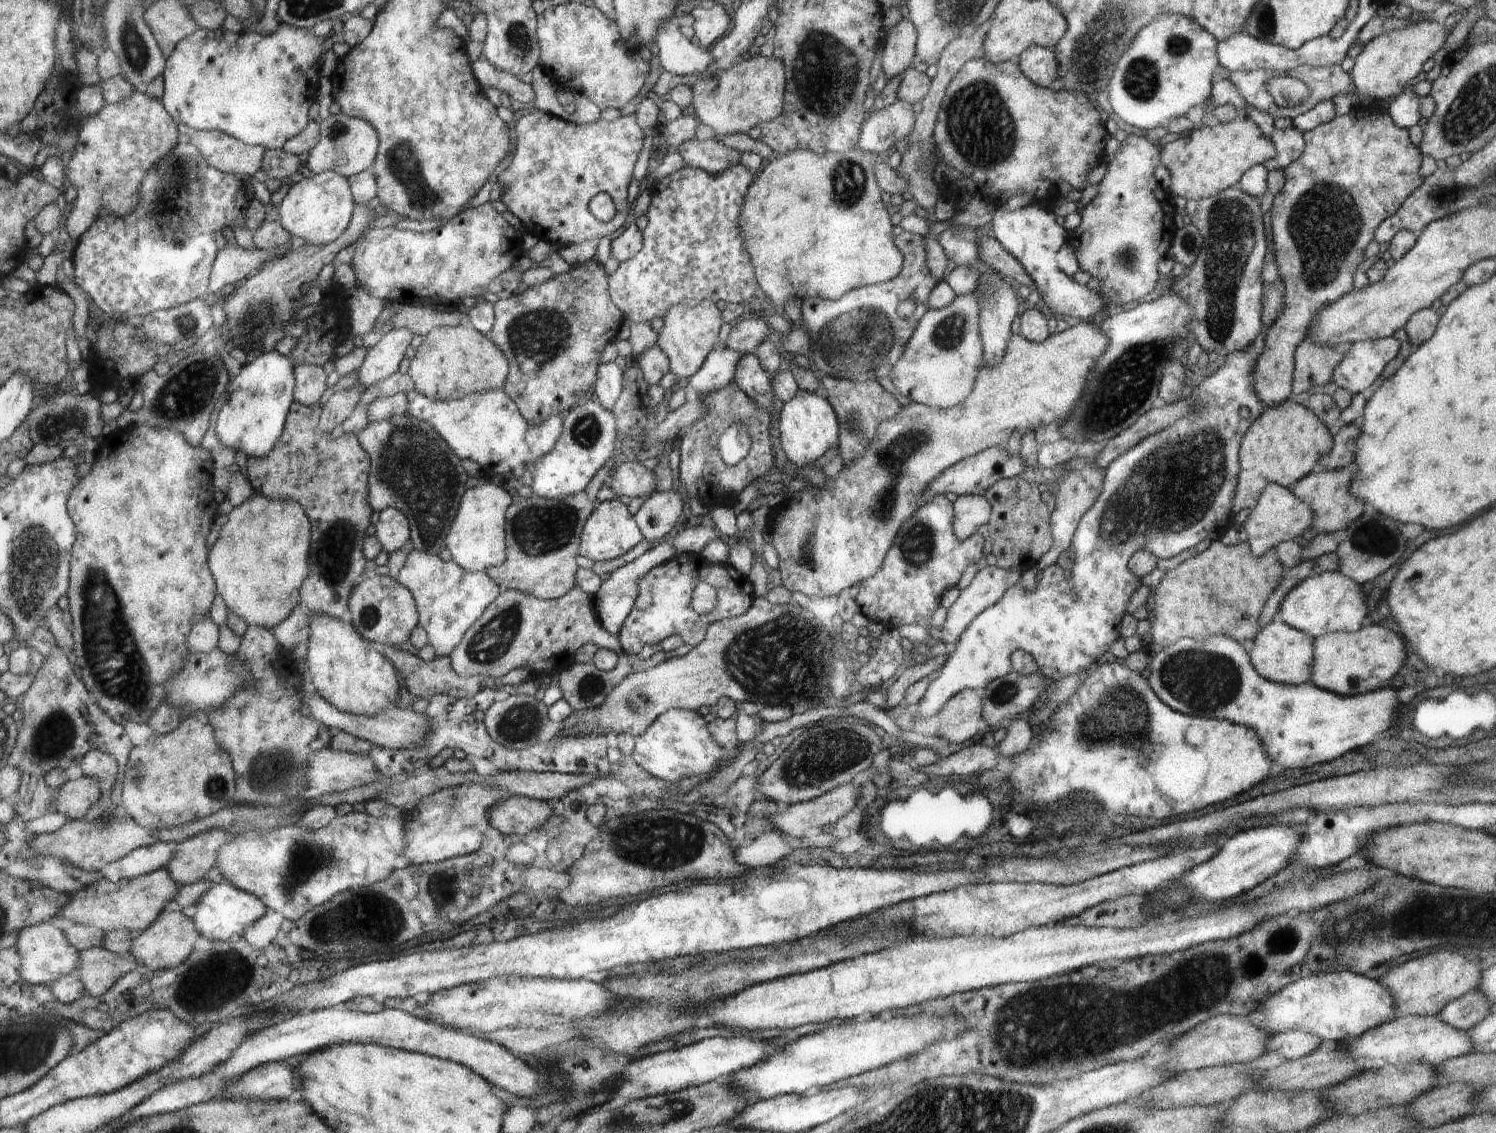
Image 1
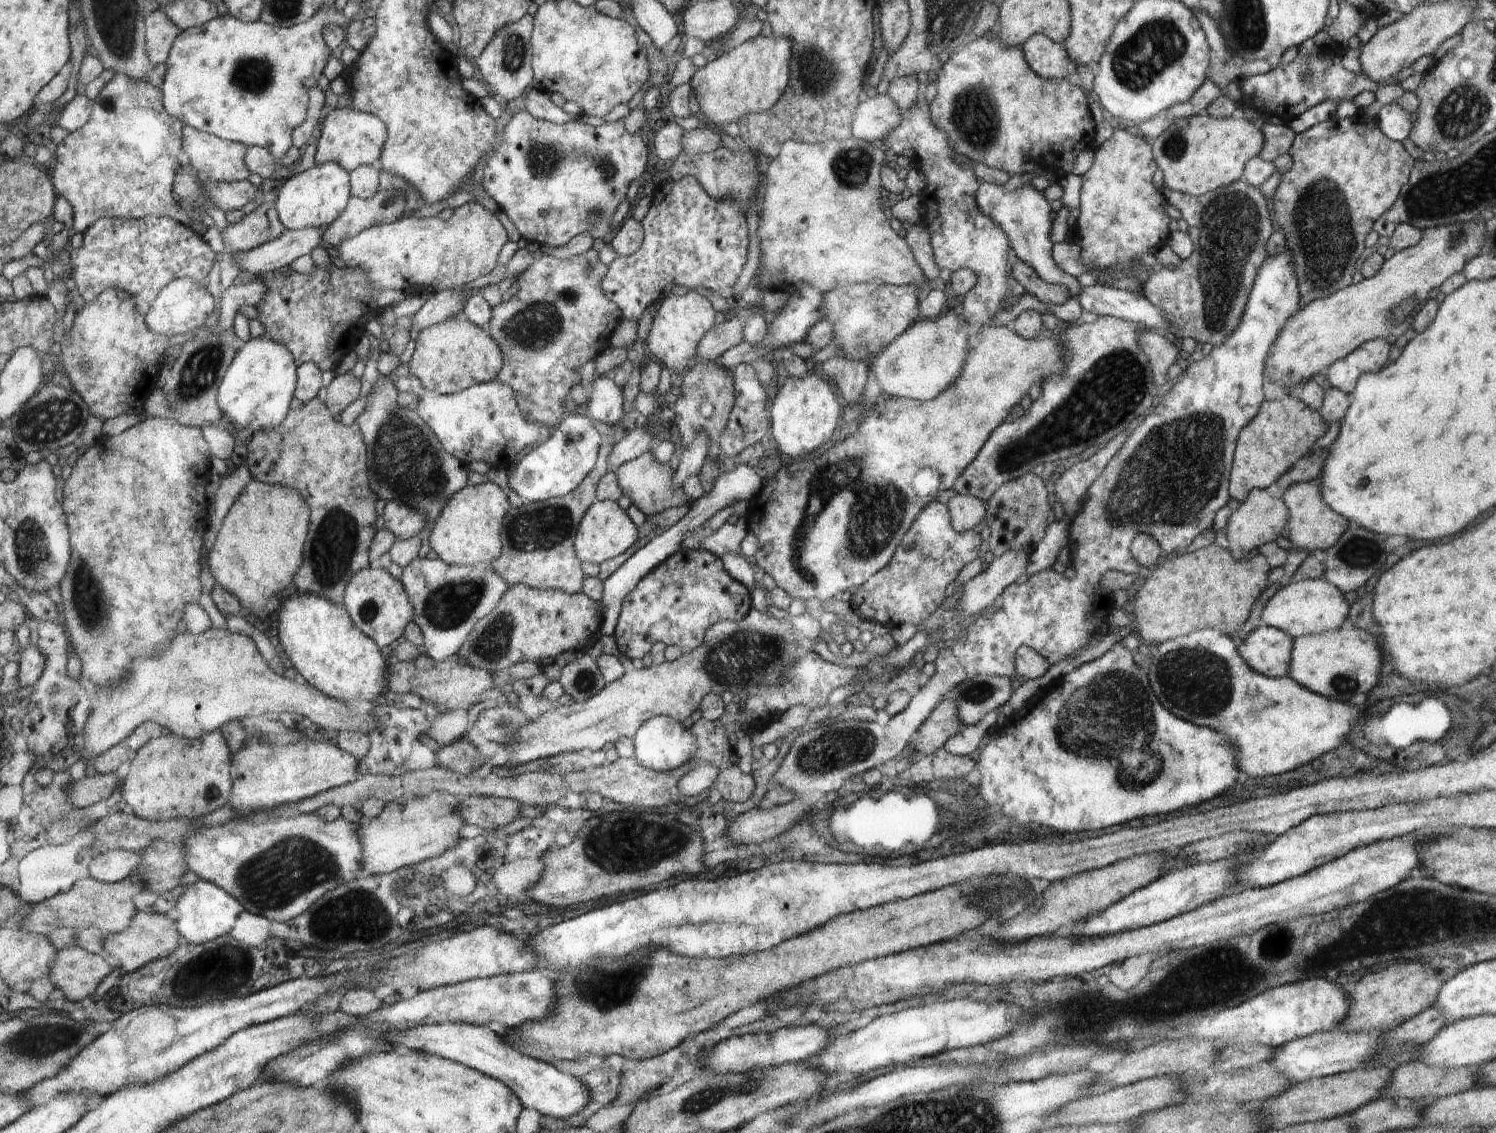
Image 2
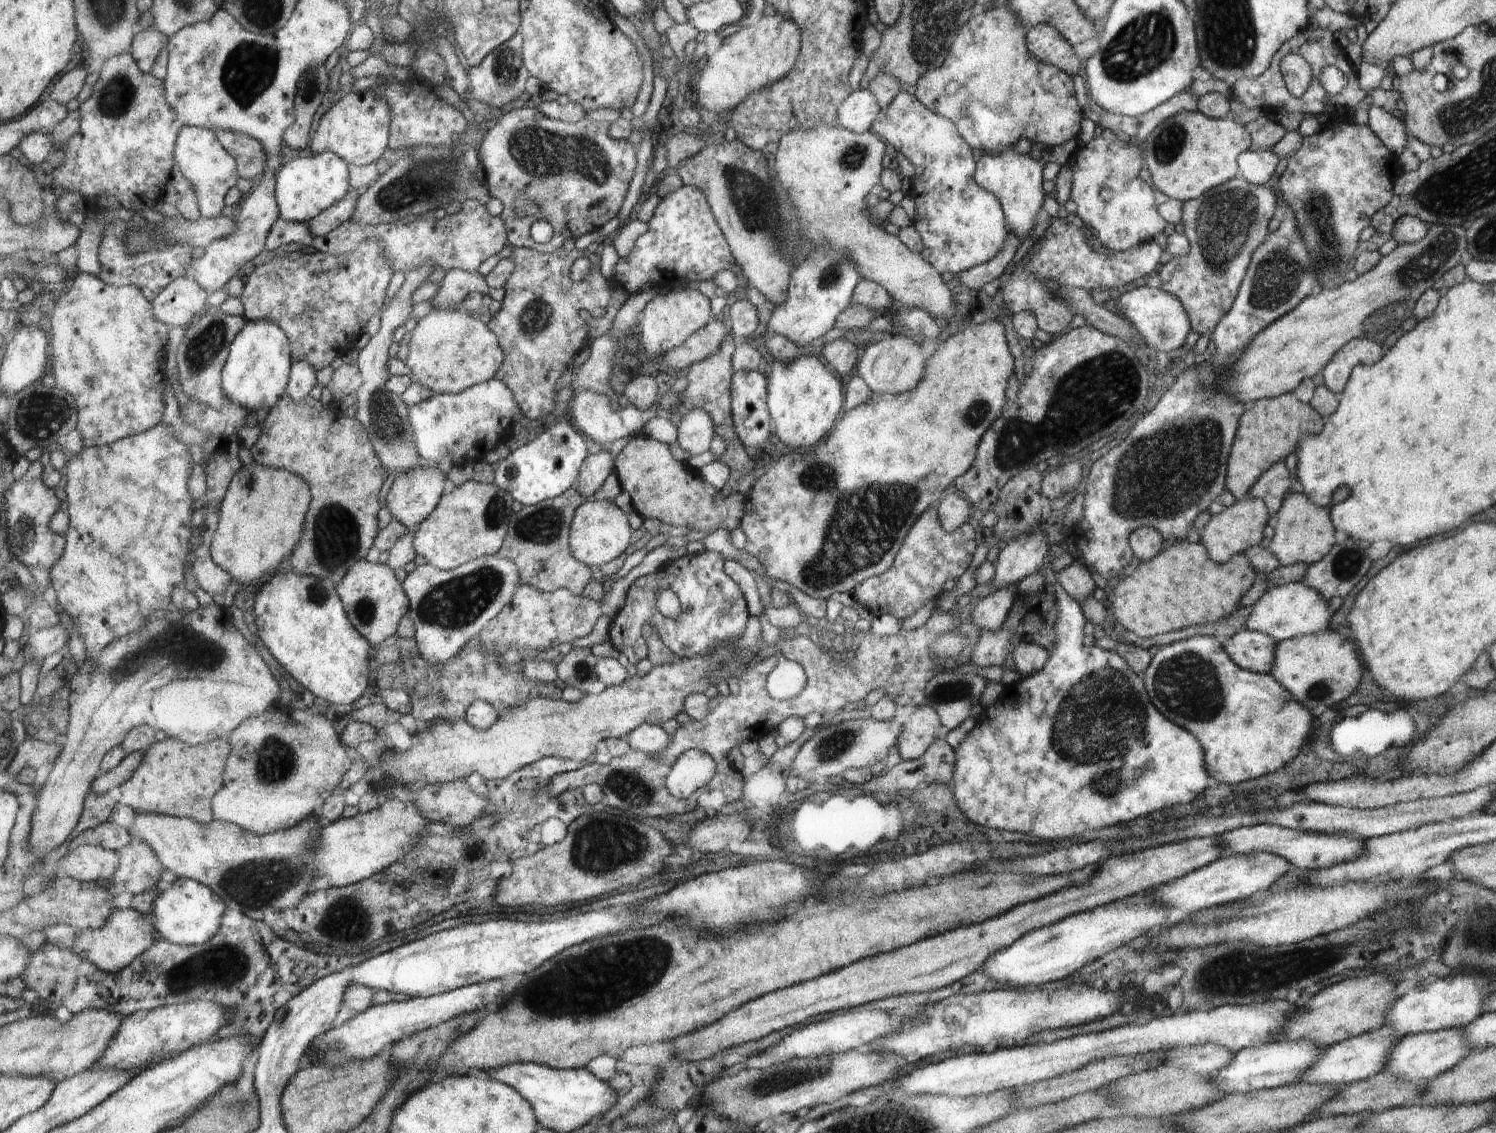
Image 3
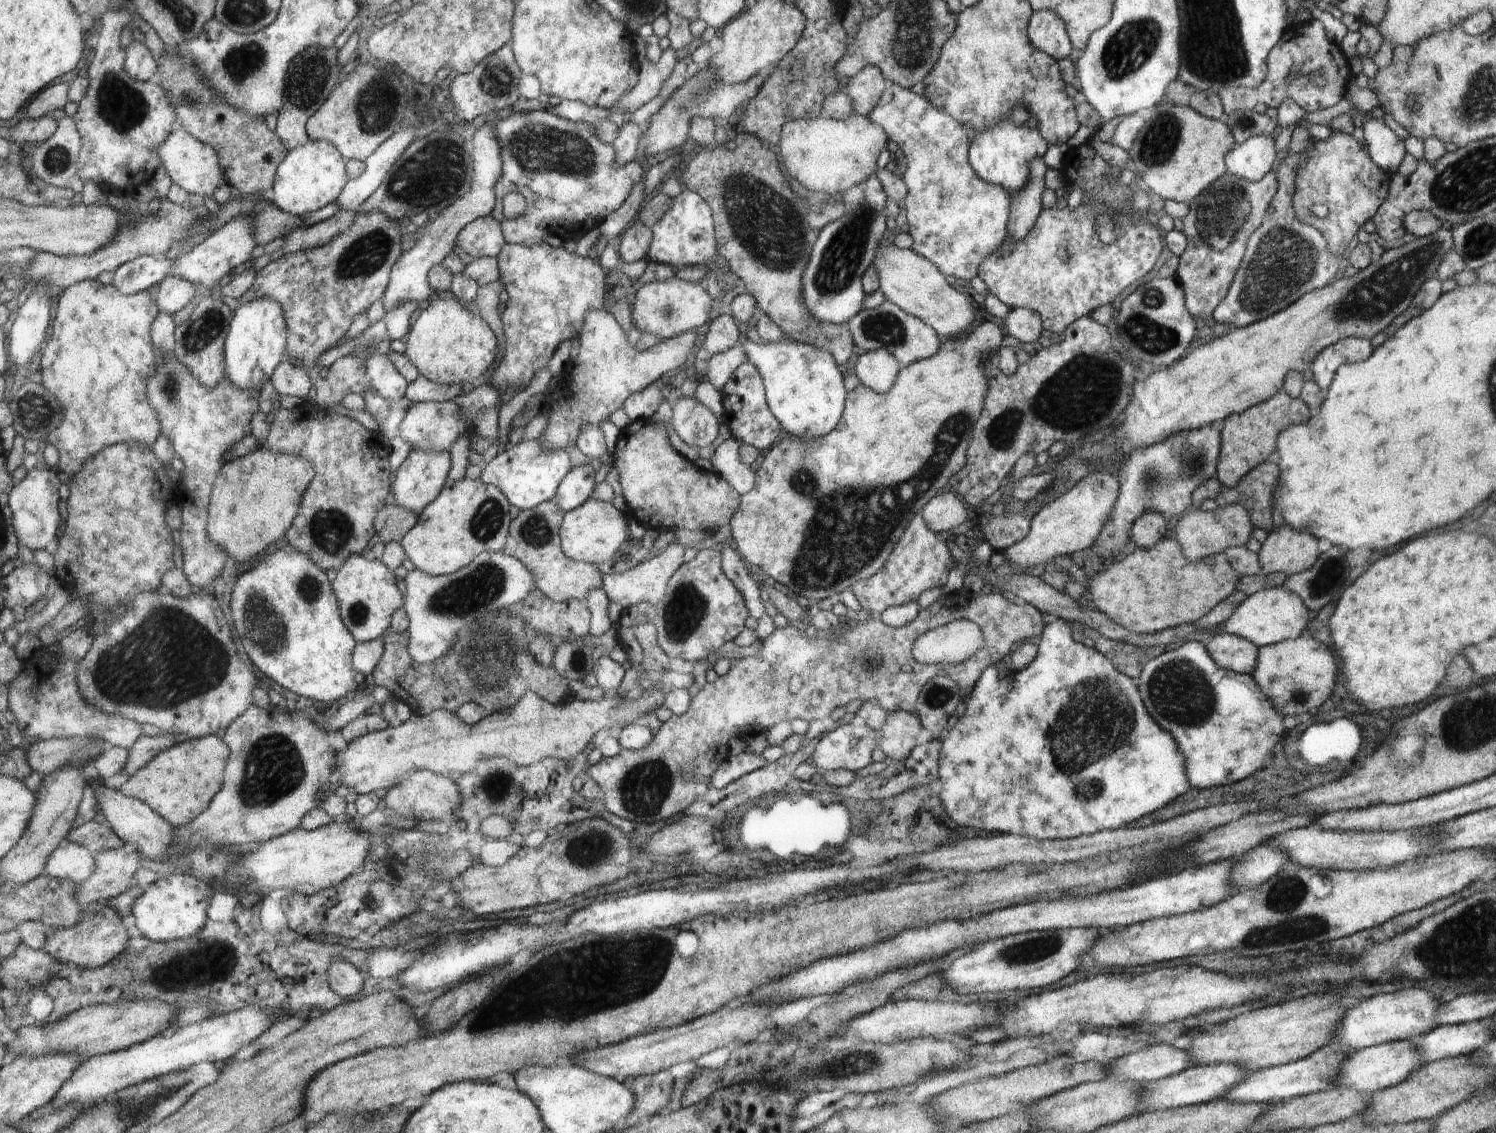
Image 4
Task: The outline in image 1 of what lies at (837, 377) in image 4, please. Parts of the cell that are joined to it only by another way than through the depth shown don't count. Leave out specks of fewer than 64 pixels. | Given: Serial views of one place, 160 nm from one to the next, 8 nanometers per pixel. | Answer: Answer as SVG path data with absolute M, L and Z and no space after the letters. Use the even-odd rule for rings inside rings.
M799 389L796 396L784 402L780 414L780 440L786 458L798 468L813 466L820 457L838 442L838 420L831 402L818 398L814 392Z

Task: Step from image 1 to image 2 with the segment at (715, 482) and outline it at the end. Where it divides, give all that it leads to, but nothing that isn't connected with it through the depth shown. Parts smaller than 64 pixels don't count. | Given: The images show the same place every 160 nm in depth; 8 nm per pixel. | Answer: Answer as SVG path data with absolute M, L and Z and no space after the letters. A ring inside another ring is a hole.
M697 361L691 369L686 372L686 376L681 380L680 397L676 399L675 416L676 424L682 443L679 447L687 447L694 442L694 439L702 432L708 437L708 450L705 462L714 463L720 472L724 474L734 470L738 465L750 465L751 467L760 462L764 456L764 449L761 446L745 448L733 457L727 457L720 448L719 436L727 425L729 414L735 403L734 377L732 371L727 371L719 367L714 361Z

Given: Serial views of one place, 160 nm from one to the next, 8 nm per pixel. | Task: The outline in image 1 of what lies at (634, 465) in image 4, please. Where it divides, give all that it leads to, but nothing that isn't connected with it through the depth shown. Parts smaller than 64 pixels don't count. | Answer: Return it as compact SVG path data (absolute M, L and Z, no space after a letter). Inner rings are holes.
M634 461L622 464L610 476L611 490L616 497L648 498L659 488L654 470Z

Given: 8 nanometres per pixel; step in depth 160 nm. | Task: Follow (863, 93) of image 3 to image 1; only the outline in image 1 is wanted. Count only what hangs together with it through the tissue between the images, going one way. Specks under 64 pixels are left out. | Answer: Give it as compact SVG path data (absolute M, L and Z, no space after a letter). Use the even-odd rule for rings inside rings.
M899 99L881 110L873 109L864 124L857 147L870 154L887 153L898 139L914 129L916 116L913 106Z

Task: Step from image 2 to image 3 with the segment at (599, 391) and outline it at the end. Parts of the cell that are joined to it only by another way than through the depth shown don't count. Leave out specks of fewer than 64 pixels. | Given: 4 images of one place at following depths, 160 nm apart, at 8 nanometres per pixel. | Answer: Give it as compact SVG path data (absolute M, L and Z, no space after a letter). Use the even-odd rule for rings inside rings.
M582 391L577 395L574 394L574 402L569 407L569 410L568 418L572 421L578 432L603 446L606 443L614 443L616 440L626 436L634 437L641 433L644 427L647 426L648 420L652 416L656 416L658 408L648 408L644 412L635 409L633 406L629 406L629 408L612 408L610 398L606 394Z

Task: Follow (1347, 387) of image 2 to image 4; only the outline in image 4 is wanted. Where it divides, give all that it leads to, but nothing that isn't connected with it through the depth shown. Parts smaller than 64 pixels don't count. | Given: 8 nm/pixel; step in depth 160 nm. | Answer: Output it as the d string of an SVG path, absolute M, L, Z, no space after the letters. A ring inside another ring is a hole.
M1351 337L1329 345L1312 360L1310 369L1314 382L1322 391L1332 384L1332 376L1342 364L1358 363L1368 359L1373 346L1370 339Z

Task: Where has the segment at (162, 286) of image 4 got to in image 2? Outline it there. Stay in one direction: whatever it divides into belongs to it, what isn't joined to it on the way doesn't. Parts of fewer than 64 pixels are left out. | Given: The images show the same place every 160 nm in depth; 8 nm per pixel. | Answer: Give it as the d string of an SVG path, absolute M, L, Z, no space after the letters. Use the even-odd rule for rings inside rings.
M189 278L174 279L163 288L158 298L152 303L151 310L147 312L146 319L149 328L166 336L201 332L208 315L216 308L214 298L206 288L206 284Z

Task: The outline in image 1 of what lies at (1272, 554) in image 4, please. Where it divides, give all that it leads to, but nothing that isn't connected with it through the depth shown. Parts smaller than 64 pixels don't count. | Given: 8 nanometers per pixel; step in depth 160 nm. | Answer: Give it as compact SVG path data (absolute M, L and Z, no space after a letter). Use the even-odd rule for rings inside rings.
M1355 466L1338 470L1323 469L1303 477L1289 488L1292 496L1296 496L1304 504L1308 504L1308 508L1312 508L1312 516L1314 516L1312 528L1315 528L1318 534L1324 534L1324 532L1333 535L1342 534L1352 522L1363 516L1365 504L1350 494L1352 476L1356 476Z

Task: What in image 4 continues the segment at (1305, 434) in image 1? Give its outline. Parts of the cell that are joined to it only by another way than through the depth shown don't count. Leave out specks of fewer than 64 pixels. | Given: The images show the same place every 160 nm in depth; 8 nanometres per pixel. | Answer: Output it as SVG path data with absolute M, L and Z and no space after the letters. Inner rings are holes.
M1283 389L1261 404L1240 414L1232 414L1220 422L1221 448L1216 464L1216 477L1221 485L1232 488L1252 468L1267 460L1276 451L1276 438L1284 428L1306 424L1310 420L1308 406L1300 398L1291 398Z

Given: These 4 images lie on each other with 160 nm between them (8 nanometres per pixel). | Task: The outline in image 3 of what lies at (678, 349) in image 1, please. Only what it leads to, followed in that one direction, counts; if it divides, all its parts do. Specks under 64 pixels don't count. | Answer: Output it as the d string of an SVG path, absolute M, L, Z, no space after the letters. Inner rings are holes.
M687 286L678 292L670 287L644 306L636 333L645 356L653 360L662 358L666 352L671 352L672 348L679 348L680 344L695 335L696 331L706 327L708 320L710 320L710 302L704 294L700 294L698 290L688 290Z

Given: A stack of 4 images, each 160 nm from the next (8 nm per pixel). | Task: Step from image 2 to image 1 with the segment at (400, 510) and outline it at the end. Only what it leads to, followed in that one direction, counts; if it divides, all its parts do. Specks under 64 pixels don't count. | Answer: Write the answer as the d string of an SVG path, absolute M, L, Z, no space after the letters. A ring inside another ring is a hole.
M386 508L376 524L376 538L388 553L400 551L411 540L411 524L396 508Z

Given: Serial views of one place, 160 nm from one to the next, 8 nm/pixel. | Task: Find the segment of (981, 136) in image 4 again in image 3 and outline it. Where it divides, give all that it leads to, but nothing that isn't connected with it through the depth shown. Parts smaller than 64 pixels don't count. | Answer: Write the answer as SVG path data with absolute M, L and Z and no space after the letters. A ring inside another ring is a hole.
M1074 138L1057 148L1046 147L1040 159L1034 159L1030 154L1020 154L1011 147L1006 152L1000 152L998 156L984 152L975 162L975 181L999 198L1006 214L1009 231L1014 232L1022 242L1033 232L1036 214L1044 204L1043 172L1046 164L1055 160L1063 161L1065 158L1072 160L1080 145L1080 140Z

